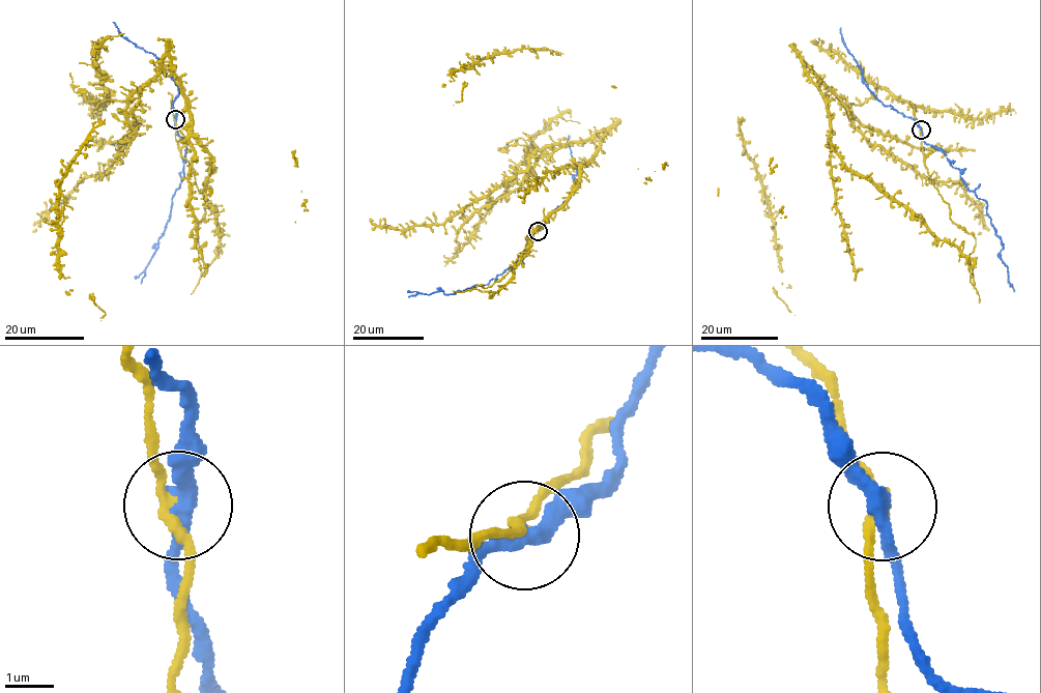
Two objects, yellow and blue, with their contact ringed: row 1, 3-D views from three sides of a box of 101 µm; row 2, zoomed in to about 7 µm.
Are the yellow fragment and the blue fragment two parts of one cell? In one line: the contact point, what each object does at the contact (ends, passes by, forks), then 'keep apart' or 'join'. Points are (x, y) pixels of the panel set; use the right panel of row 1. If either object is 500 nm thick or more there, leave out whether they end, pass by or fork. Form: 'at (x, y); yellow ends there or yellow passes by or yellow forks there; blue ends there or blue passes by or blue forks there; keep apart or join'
at (921, 130); yellow passes by; blue passes by; keep apart

